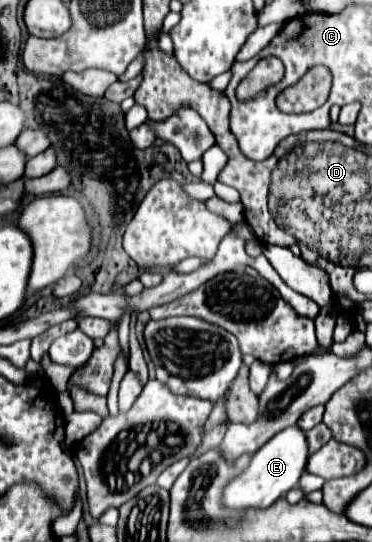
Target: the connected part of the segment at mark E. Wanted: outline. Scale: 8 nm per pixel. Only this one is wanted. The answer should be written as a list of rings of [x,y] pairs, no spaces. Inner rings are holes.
[[[288,427],[286,431],[280,431],[274,435],[256,455],[252,455],[252,461],[248,469],[244,469],[224,491],[224,505],[230,509],[244,509],[244,507],[270,507],[276,499],[284,497],[292,487],[298,487],[300,475],[306,469],[310,451],[308,451],[308,439],[306,433],[300,431],[300,427]]]

